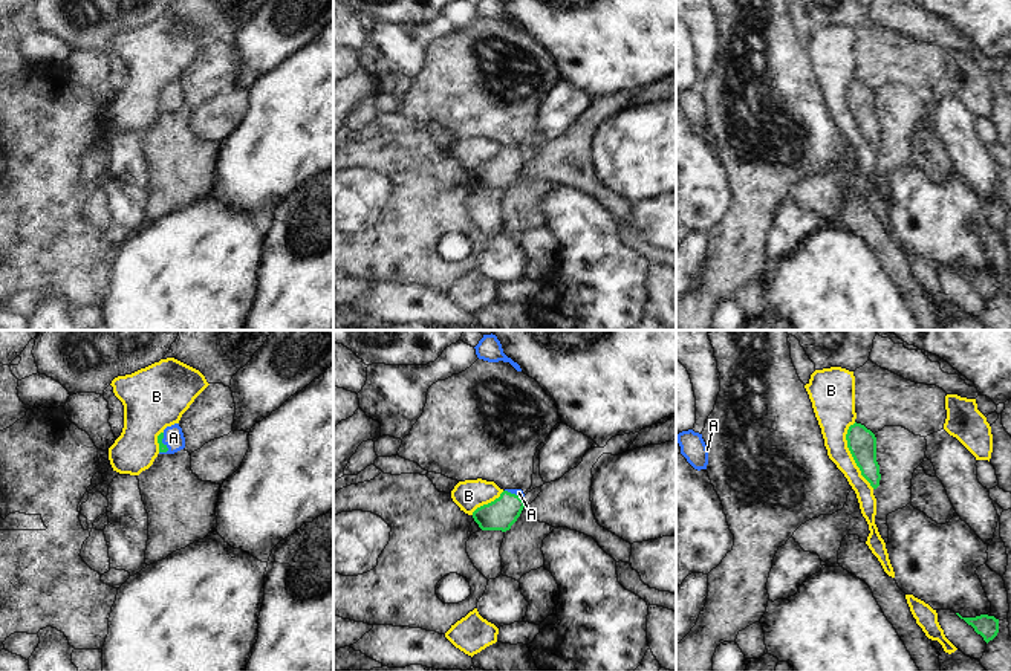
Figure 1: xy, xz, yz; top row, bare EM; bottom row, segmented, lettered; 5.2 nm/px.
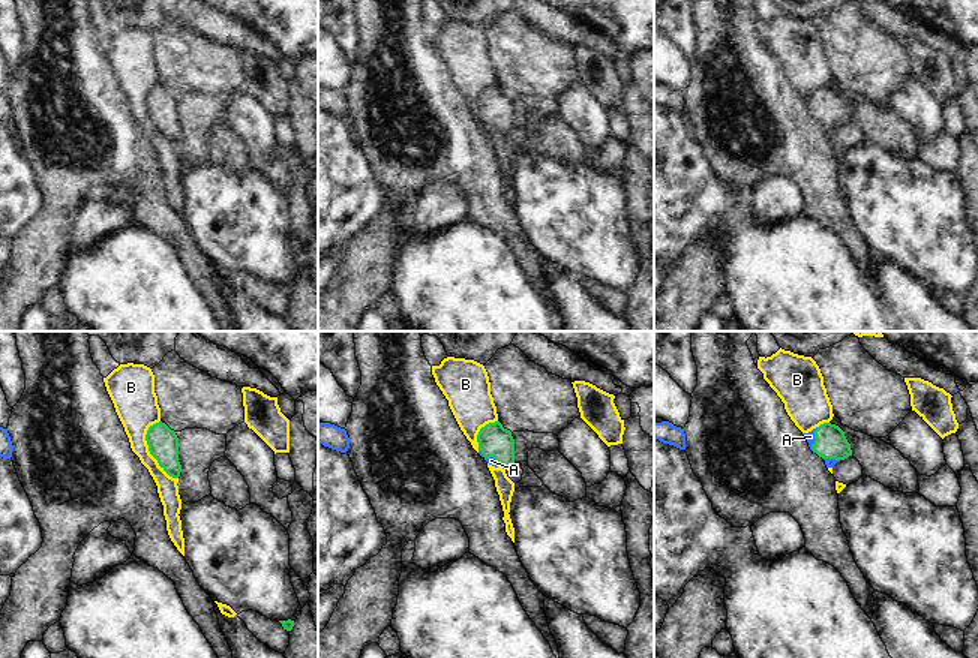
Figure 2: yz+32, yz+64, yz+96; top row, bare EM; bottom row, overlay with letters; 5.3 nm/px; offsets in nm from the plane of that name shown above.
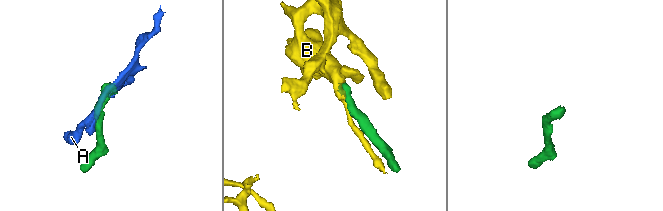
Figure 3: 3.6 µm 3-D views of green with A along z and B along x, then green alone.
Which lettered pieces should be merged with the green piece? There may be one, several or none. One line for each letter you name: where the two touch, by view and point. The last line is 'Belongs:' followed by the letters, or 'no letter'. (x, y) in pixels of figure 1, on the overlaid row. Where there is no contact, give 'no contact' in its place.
A: meets green in xy at (165, 445)
Belongs: A

